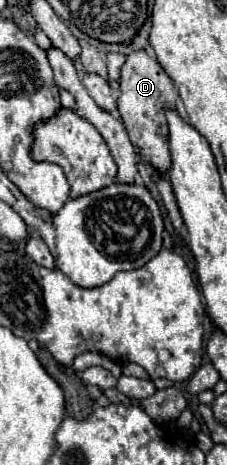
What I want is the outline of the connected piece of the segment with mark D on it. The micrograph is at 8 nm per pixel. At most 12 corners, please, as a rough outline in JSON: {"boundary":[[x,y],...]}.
{"boundary":[[145,49],[127,55],[117,107],[141,157],[169,169],[163,107],[177,89]]}

